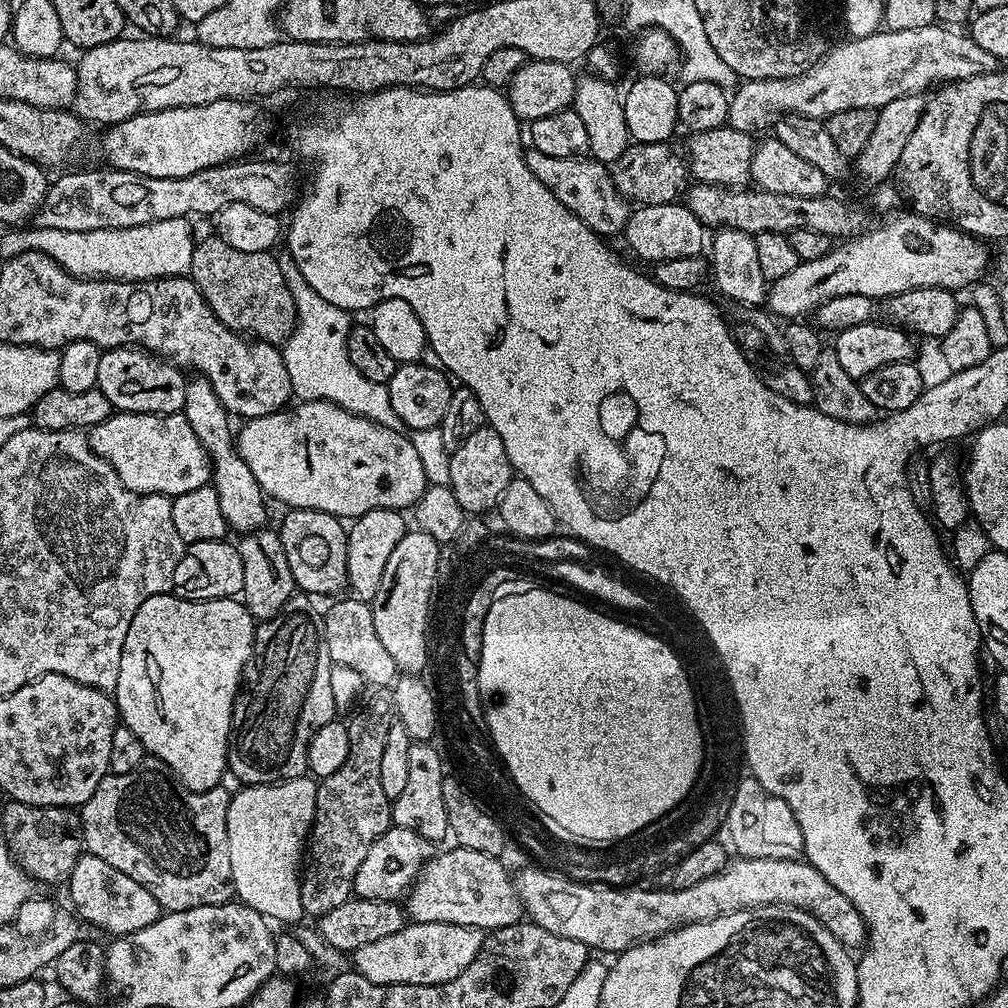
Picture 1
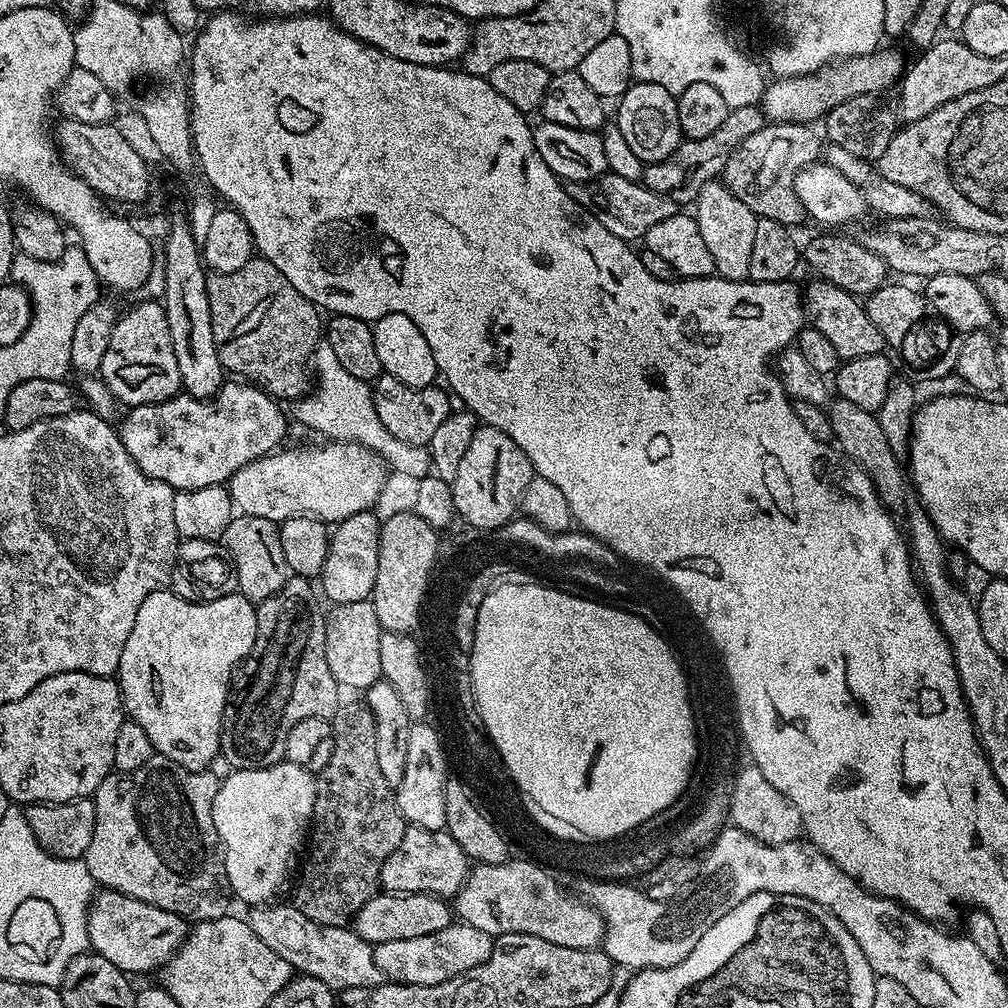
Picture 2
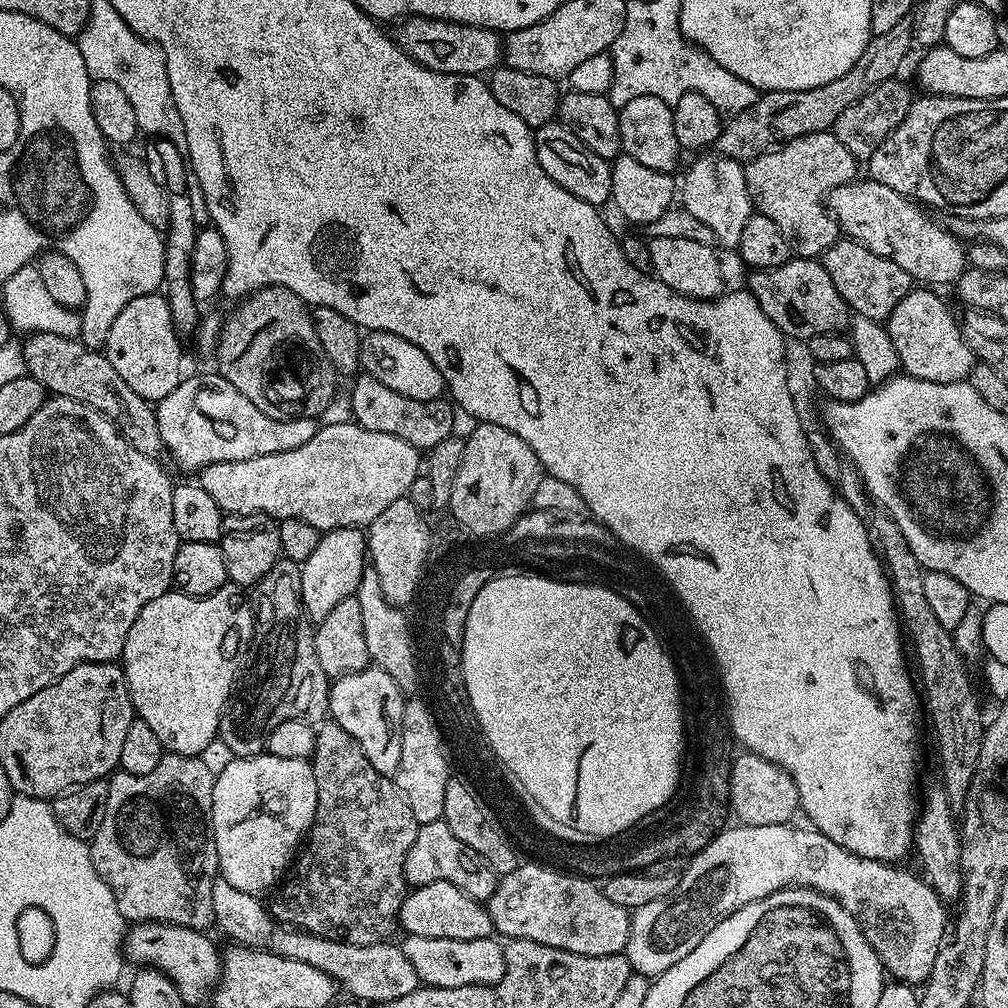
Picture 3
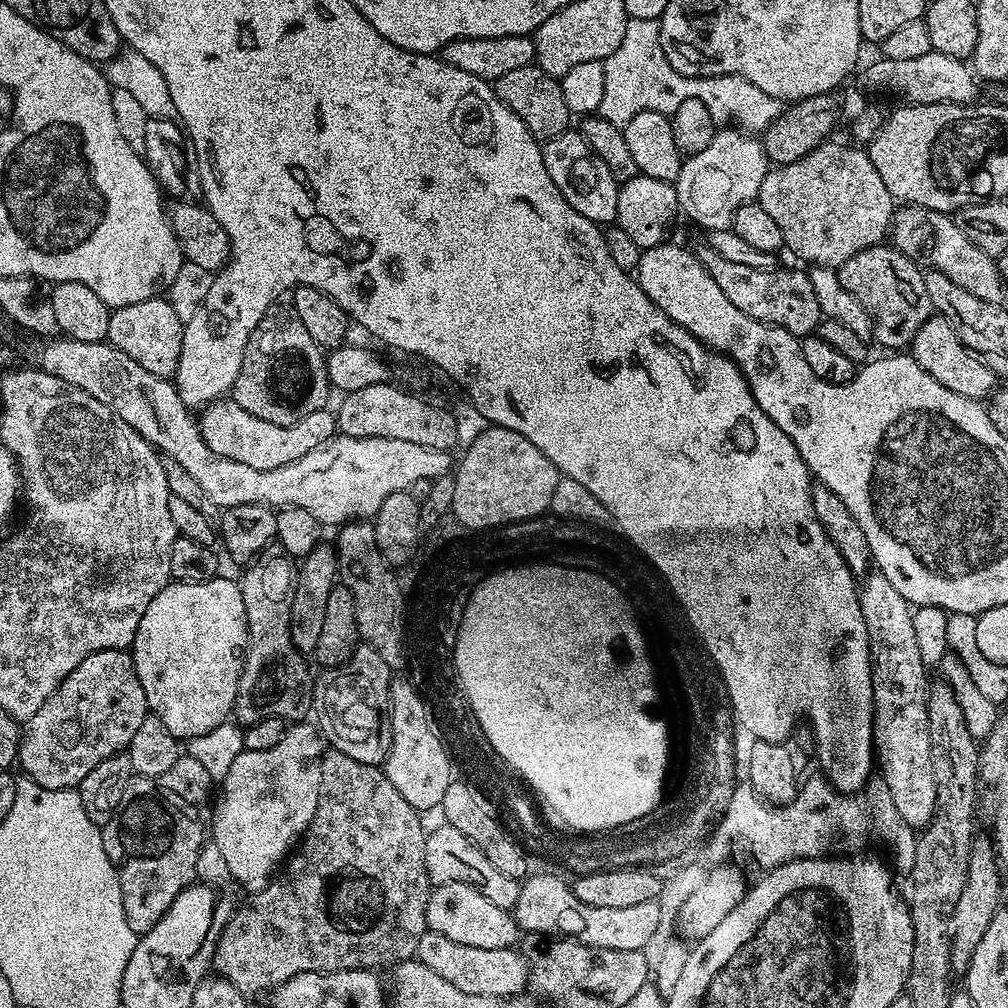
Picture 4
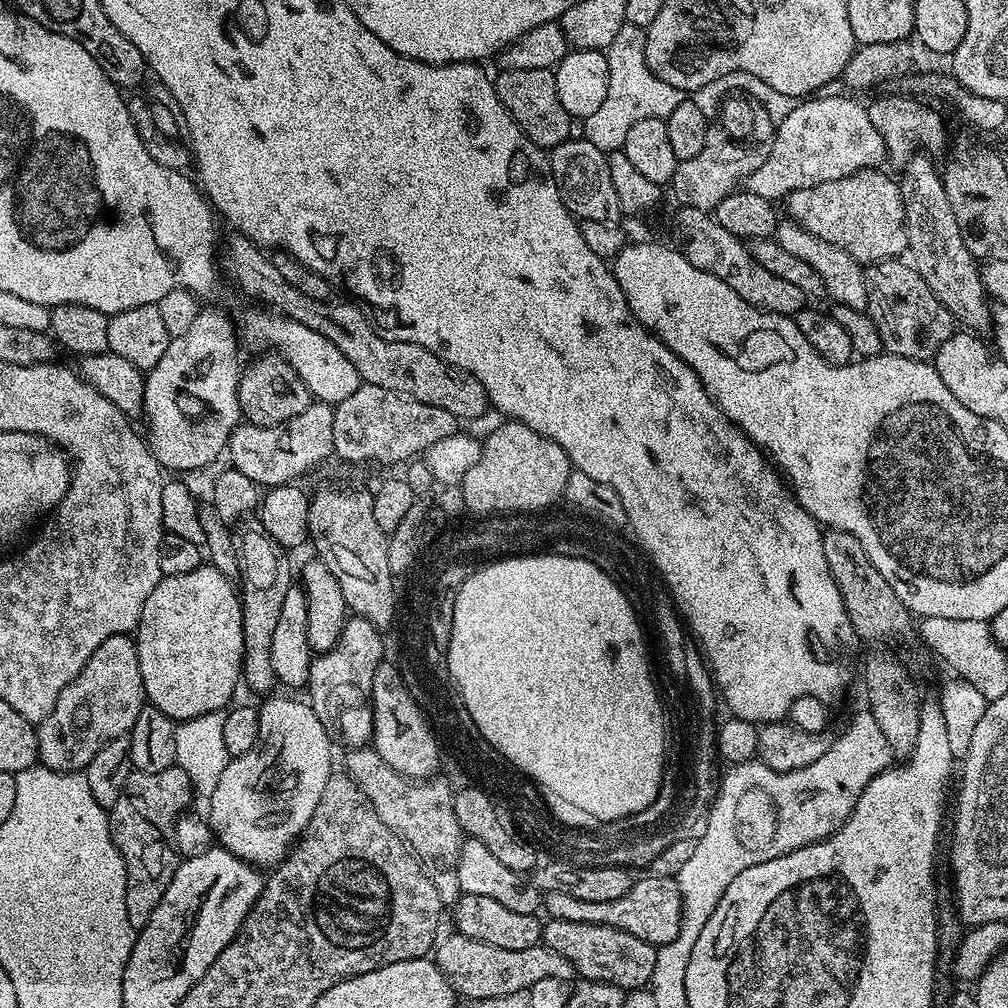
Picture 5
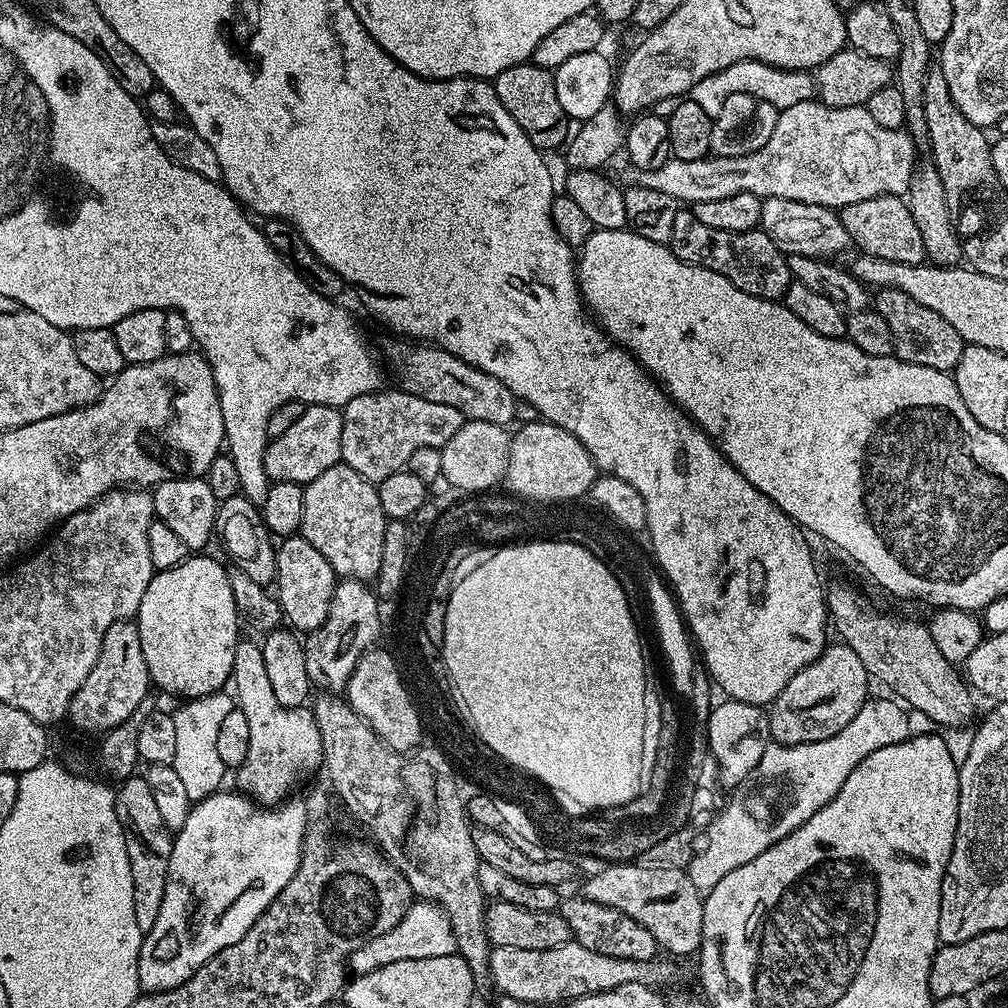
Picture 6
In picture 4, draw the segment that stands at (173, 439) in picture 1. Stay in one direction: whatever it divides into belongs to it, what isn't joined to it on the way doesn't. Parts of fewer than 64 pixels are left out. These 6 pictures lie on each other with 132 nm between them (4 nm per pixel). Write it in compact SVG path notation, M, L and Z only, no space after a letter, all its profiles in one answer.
M221 398L213 404L204 405L198 423L200 437L210 450L214 450L214 454L234 458L234 462L246 462L246 466L254 466L254 470L275 470L278 466L286 466L286 462L298 462L298 458L310 454L310 450L322 446L322 442L338 432L336 417L327 407L314 410L314 414L306 414L306 418L298 418L298 422L290 426L274 426L274 422L254 418L254 414L242 410L242 406L231 398Z

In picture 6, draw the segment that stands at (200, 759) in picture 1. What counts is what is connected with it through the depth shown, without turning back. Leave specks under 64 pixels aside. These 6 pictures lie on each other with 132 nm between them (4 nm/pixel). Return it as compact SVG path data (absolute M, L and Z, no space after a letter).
M208 554L189 555L178 566L156 572L150 586L146 586L146 594L142 594L142 602L134 617L142 642L142 654L146 654L149 681L155 687L157 684L162 691L184 700L214 694L231 681L234 650L242 636L242 624L234 606L234 590L230 590L228 568L204 555Z

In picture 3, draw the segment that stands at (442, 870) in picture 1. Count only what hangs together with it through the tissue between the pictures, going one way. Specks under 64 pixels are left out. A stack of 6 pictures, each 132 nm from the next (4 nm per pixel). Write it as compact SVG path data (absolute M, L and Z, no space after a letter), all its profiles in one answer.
M522 862L514 871L503 873L486 907L493 929L501 932L501 937L533 940L587 956L621 955L632 921L629 909L610 902L595 879L574 876L540 862Z

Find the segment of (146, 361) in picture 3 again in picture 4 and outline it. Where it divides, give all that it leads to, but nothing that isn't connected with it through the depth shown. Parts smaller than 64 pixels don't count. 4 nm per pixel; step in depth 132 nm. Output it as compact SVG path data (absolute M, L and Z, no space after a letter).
M151 296L142 302L130 302L130 306L113 308L108 314L108 338L107 343L114 345L122 354L130 354L138 366L150 370L150 374L165 378L175 377L178 366L178 354L182 354L182 334L184 333L184 321L174 314L174 306L163 296Z

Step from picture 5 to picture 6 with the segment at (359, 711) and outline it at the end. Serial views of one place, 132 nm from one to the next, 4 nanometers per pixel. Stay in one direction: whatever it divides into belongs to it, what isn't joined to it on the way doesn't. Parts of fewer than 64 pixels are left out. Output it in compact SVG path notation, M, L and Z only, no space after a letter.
M341 579L337 583L326 622L322 622L318 630L307 633L303 641L306 674L310 674L313 689L333 694L343 693L347 689L354 666L358 666L362 654L382 636L382 610L379 603L381 601L375 591L363 580Z

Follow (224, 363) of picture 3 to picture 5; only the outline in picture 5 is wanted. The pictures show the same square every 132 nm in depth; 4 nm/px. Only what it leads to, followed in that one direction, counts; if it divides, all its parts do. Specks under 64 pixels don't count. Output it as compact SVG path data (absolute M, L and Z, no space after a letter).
M260 354L252 365L245 367L240 374L238 402L241 417L249 424L263 428L279 428L290 418L298 418L314 402L312 391L298 378L294 366L279 354Z

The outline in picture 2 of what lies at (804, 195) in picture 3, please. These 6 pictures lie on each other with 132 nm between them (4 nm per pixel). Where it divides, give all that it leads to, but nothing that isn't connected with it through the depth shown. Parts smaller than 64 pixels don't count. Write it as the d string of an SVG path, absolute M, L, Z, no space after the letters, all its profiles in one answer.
M765 123L758 134L750 134L750 138L730 154L722 173L722 183L741 202L746 202L758 218L774 218L774 222L789 226L802 223L806 220L806 213L794 190L794 178L801 168L821 159L822 136L814 129L812 124Z

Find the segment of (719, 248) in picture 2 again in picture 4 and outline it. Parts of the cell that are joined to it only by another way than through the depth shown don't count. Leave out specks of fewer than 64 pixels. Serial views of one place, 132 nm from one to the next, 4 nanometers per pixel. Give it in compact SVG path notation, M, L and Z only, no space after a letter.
M732 126L721 127L706 150L698 150L698 154L687 157L681 163L680 173L674 182L679 211L688 215L694 223L701 224L708 232L726 230L732 226L734 214L738 214L741 206L753 203L759 197L762 178L766 178L769 167L770 161L763 143L755 135L745 134Z

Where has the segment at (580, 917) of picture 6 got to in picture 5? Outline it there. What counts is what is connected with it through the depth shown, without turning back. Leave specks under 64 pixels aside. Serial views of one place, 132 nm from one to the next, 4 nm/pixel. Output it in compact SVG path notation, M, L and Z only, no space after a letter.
M548 918L542 924L542 944L569 960L575 975L586 980L606 982L625 990L640 990L654 974L657 945L642 942L642 938L634 938L634 934L626 934L626 930L618 930L614 926Z

